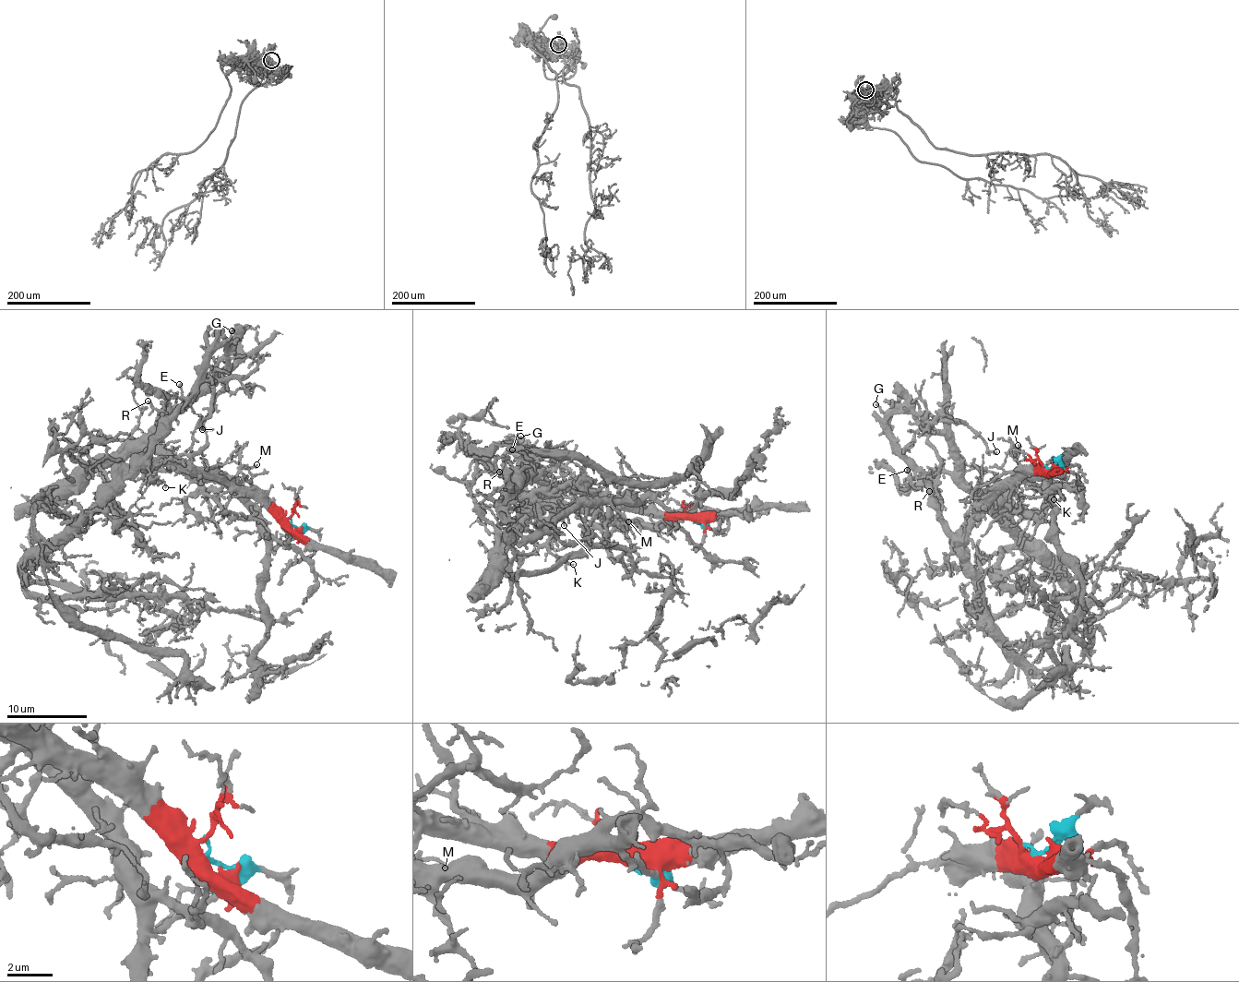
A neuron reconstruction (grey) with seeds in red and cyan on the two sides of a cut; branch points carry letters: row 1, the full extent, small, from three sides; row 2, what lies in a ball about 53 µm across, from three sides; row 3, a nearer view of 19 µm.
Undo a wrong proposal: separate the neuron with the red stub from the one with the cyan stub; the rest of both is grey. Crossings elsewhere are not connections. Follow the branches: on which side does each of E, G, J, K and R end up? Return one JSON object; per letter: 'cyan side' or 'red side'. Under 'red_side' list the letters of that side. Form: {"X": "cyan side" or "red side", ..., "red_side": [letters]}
{"E": "red side", "G": "red side", "J": "red side", "K": "red side", "R": "red side", "red_side": ["E", "G", "J", "K", "R"]}

